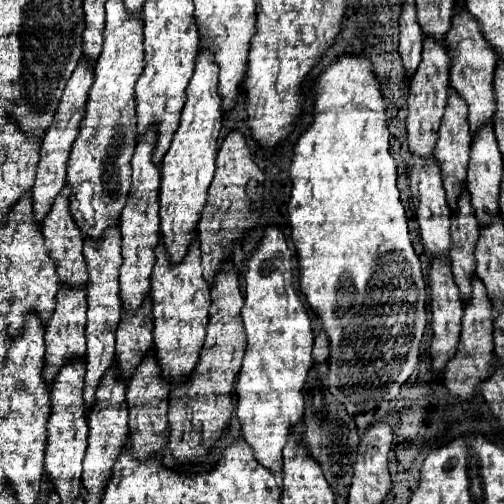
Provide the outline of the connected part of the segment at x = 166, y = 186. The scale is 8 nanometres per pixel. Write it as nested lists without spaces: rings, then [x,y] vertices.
[[[206,46],[200,48],[196,58],[196,70],[188,84],[188,100],[182,110],[180,126],[172,138],[170,150],[162,160],[162,186],[160,186],[160,218],[162,218],[162,240],[172,264],[178,264],[188,254],[188,244],[198,236],[200,214],[206,206],[208,186],[216,170],[218,136],[222,128],[222,110],[218,96],[218,66]]]

